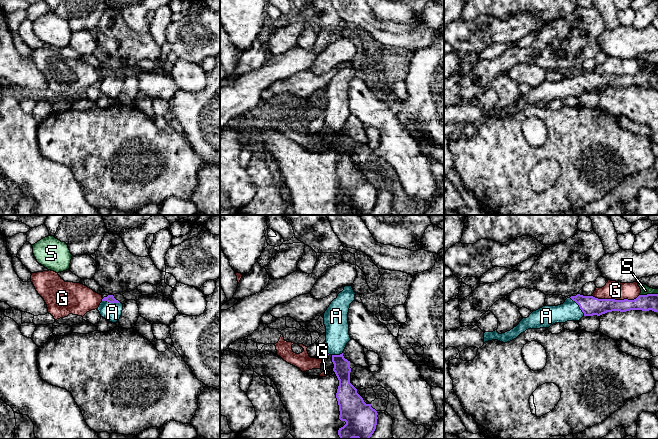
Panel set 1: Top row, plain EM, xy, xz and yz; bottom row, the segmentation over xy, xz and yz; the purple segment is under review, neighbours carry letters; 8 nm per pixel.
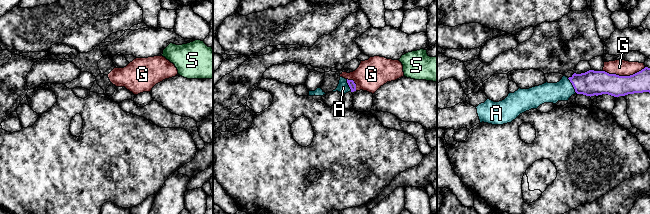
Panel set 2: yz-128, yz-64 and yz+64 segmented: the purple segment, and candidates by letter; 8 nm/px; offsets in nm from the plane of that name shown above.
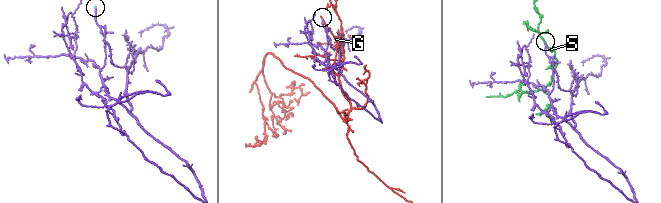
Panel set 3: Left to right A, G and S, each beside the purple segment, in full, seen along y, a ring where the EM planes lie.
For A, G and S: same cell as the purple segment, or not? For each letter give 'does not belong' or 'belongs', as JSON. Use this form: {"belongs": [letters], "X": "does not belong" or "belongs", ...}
{"belongs": ["A"], "A": "belongs", "G": "does not belong", "S": "does not belong"}

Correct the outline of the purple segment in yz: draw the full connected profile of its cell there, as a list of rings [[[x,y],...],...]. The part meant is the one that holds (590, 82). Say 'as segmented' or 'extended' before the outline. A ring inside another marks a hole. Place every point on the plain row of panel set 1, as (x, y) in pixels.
extended; [[[577,70],[558,82],[543,82],[505,109],[483,108],[478,102],[465,102],[450,107],[444,106],[444,126],[455,123],[460,128],[469,123],[481,124],[485,118],[498,116],[503,119],[516,115],[528,105],[549,104],[555,99],[579,97],[583,92],[600,92],[607,88],[642,86],[658,88],[658,70],[639,71],[634,76],[598,75]]]

